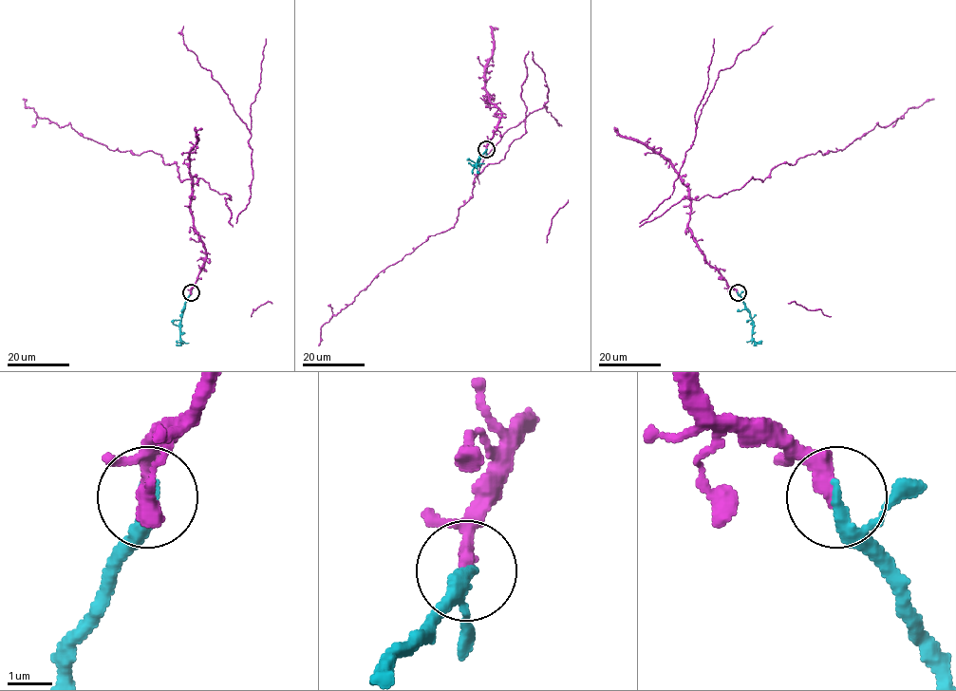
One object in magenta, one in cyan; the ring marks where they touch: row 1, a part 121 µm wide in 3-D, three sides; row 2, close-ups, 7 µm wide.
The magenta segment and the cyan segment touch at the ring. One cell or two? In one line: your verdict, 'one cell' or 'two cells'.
one cell

